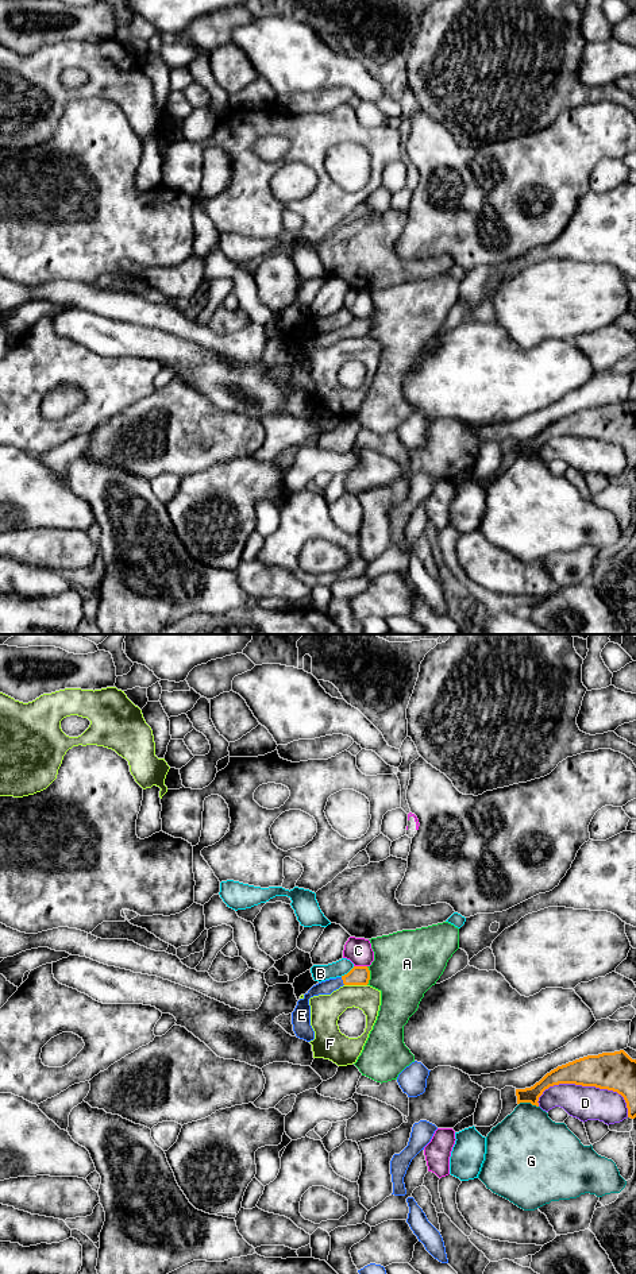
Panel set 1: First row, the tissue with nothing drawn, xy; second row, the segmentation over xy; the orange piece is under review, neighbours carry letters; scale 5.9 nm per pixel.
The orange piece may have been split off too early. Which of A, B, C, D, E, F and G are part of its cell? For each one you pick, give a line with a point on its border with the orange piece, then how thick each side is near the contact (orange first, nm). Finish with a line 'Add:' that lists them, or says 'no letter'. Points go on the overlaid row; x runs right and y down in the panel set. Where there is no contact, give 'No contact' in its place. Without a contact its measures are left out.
E: Touches orange at xy (343, 981). Thickness 110 nm (orange) against 90 nm
Add: E

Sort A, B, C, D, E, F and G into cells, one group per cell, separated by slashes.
A / B / C / D / E / F / G

